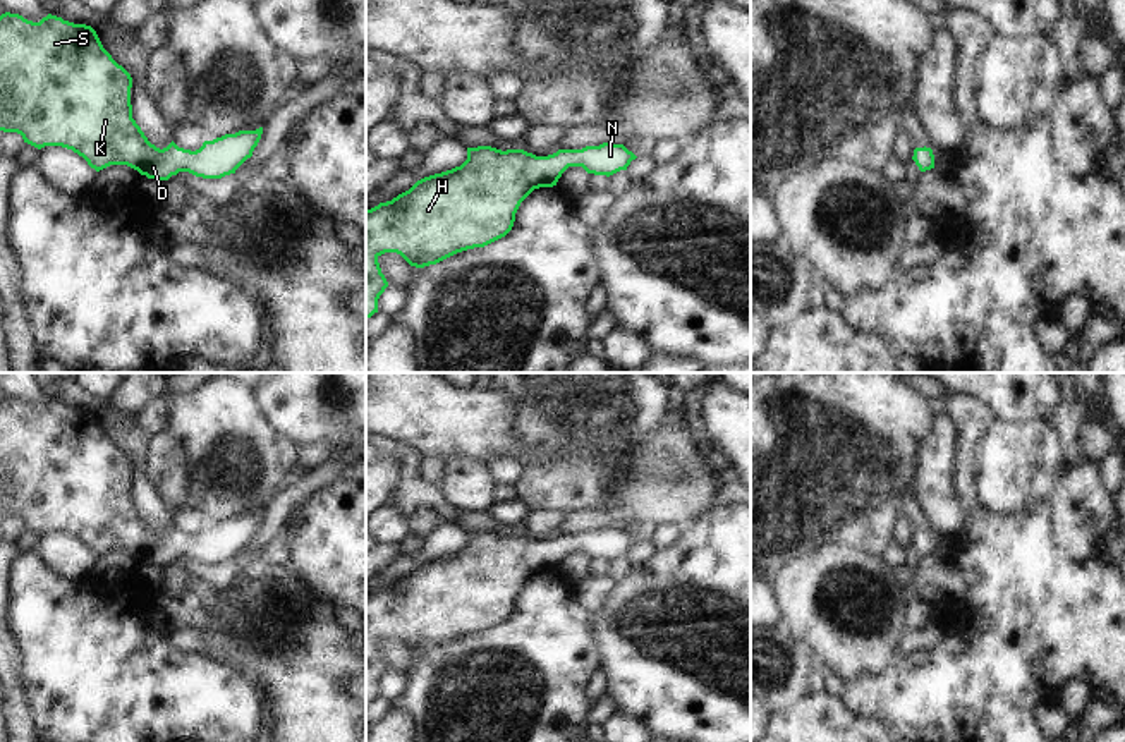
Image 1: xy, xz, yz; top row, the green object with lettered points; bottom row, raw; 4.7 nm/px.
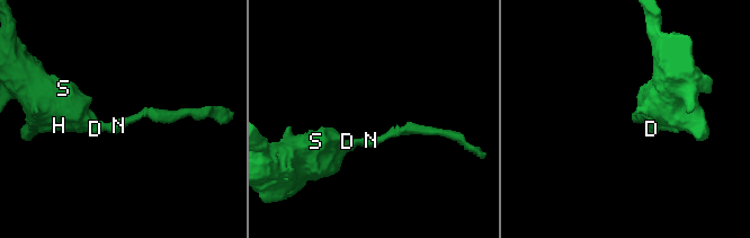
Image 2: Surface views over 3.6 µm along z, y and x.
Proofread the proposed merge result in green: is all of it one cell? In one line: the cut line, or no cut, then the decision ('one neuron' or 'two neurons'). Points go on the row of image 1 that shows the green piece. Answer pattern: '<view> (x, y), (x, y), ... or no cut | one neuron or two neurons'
no cut | one neuron

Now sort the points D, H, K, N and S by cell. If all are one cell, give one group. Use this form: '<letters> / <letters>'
D H K N S

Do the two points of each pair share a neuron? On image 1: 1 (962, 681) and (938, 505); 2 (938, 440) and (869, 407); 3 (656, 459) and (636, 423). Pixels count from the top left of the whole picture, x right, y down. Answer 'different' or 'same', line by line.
1: different
2: different
3: different

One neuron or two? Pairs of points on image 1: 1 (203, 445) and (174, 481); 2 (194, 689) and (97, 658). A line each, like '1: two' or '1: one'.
1: two
2: one

